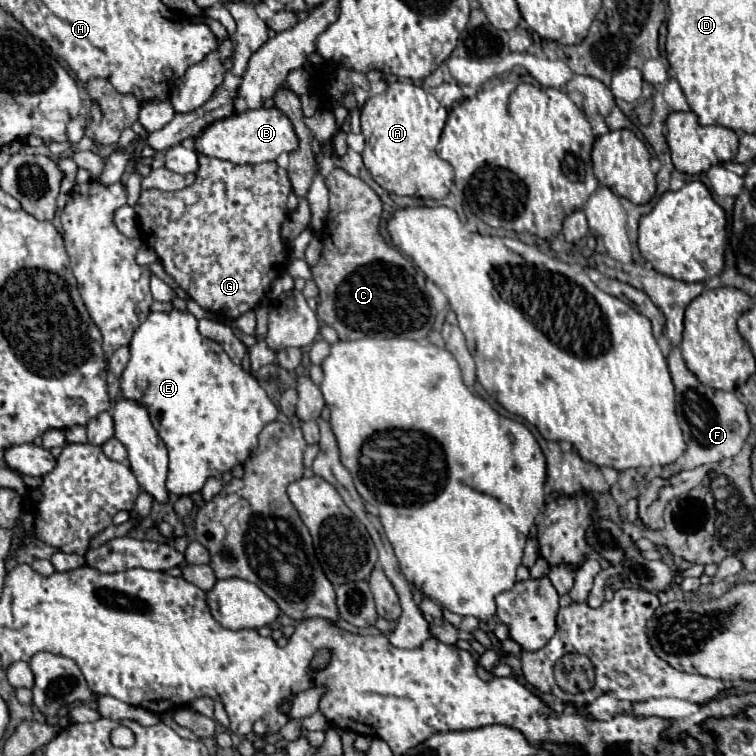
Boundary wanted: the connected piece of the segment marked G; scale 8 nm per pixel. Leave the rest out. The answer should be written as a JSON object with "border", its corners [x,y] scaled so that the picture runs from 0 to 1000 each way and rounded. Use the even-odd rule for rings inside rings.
{"border":[[[262,206],[265,222],[259,241],[235,254],[188,251],[180,275],[188,302],[188,317],[206,331],[217,357],[262,399],[270,410],[312,423],[328,410],[336,410],[352,392],[362,368],[378,360],[381,328],[370,312],[370,299],[381,283],[378,262],[386,254],[378,225],[365,214],[352,217],[307,217],[278,206]]]}

